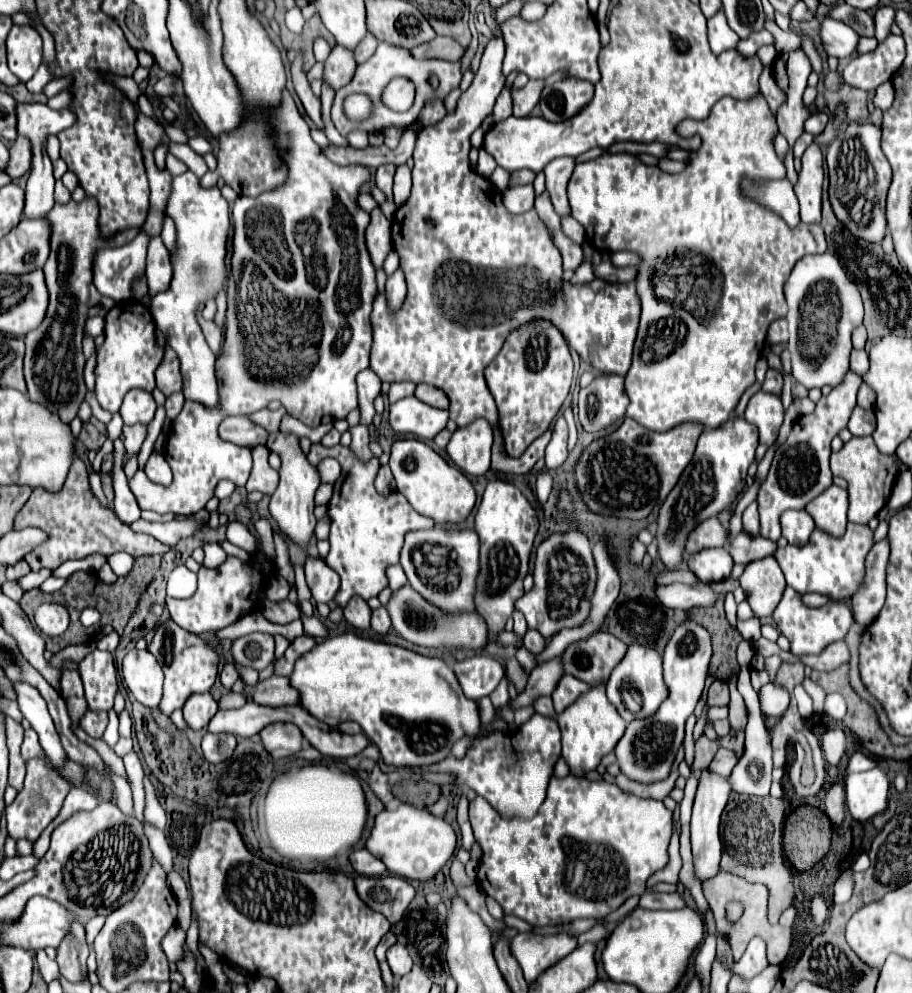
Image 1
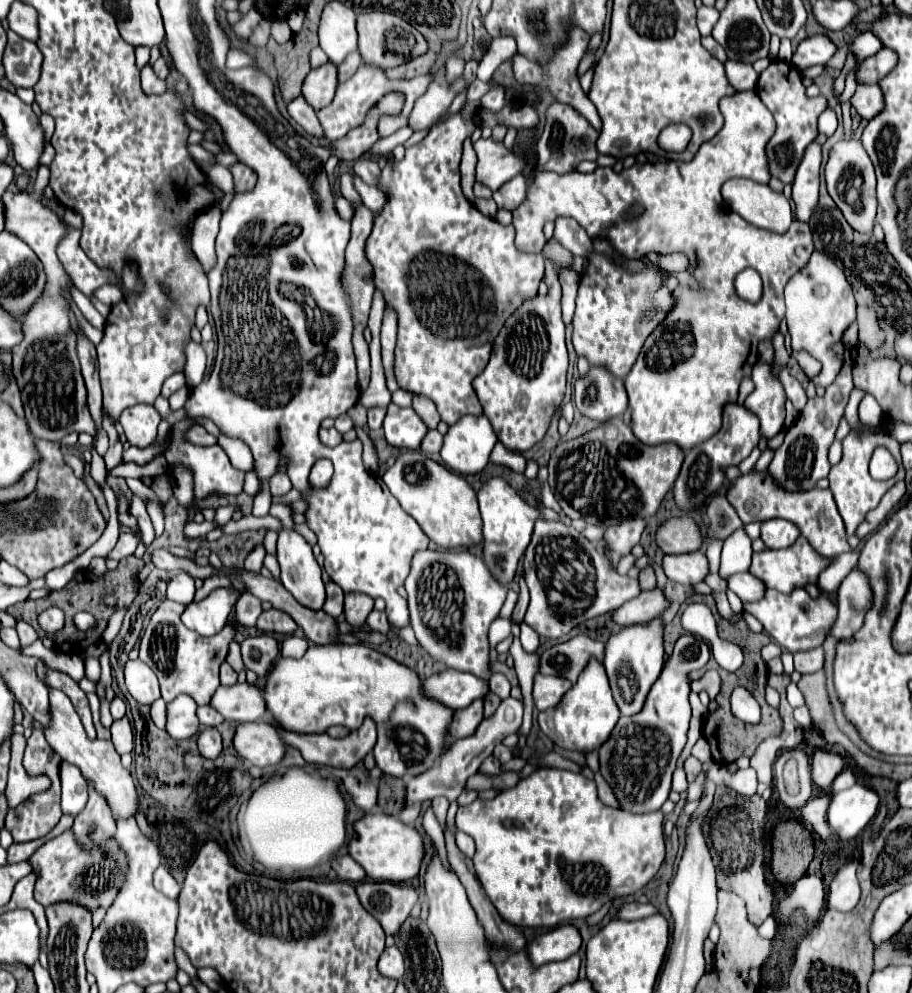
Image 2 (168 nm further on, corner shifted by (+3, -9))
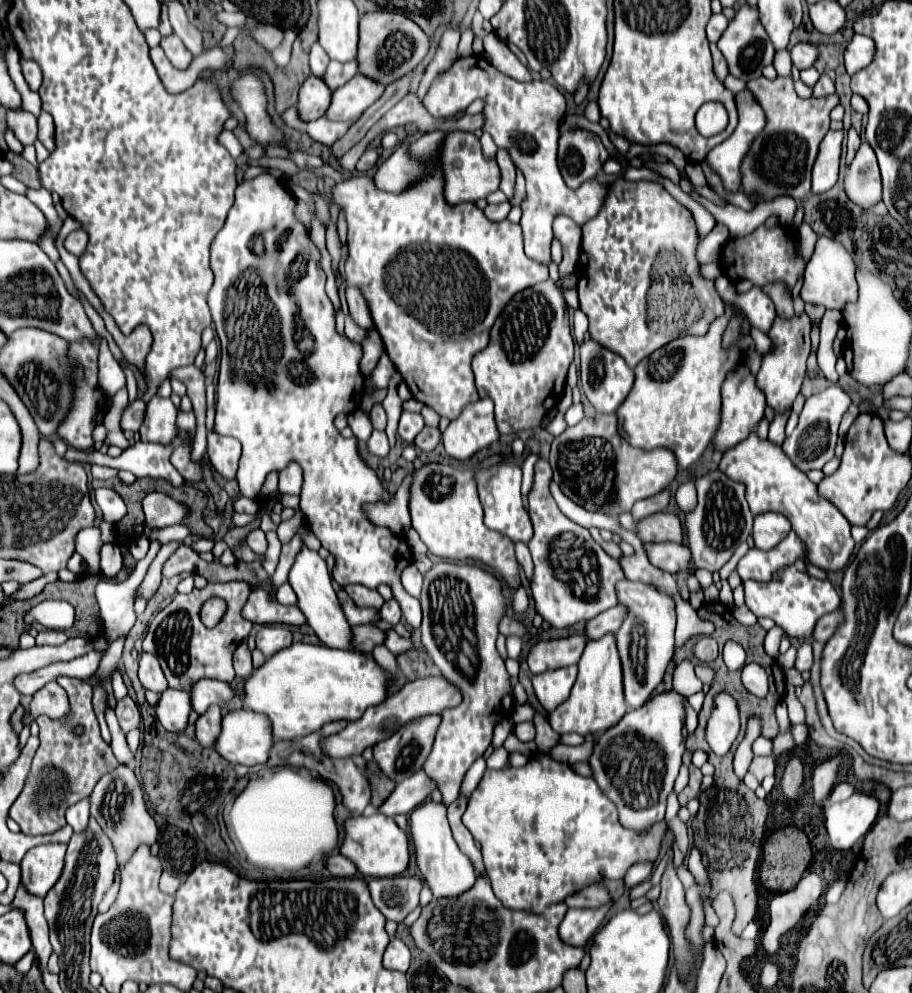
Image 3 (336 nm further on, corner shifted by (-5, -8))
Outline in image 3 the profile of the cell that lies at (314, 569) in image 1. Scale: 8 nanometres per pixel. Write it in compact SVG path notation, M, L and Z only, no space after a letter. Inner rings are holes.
M338 590L338 600L342 604L344 616L346 616L346 620L348 620L350 626L356 626L356 624L372 624L374 620L378 620L378 610L362 610L362 608L354 606L352 598L344 590Z

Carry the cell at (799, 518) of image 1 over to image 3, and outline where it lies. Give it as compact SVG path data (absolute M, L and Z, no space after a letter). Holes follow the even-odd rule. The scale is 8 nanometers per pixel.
M770 512L770 514L760 514L754 518L752 536L754 536L756 548L770 550L778 546L790 532L792 532L792 524L782 514Z

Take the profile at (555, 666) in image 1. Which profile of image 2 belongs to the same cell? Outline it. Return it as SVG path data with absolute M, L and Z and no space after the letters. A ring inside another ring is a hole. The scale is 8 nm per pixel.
M512 697L504 699L504 701L500 703L498 711L496 711L490 719L484 719L484 721L478 725L478 729L476 729L474 735L464 737L464 739L458 739L458 741L450 747L450 751L446 751L446 755L442 755L442 759L440 759L434 767L430 767L430 771L424 771L422 775L412 777L412 779L406 783L406 799L404 799L404 805L410 807L410 805L414 805L414 803L422 803L422 801L428 801L428 799L434 799L434 797L440 797L440 795L448 797L450 801L458 799L458 795L464 791L466 779L468 779L470 775L474 775L474 773L480 769L482 761L484 761L488 755L492 755L492 749L494 749L498 743L502 743L502 739L504 739L506 735L516 733L516 729L520 727L520 723L522 723L522 703L516 701L516 699L512 699Z

